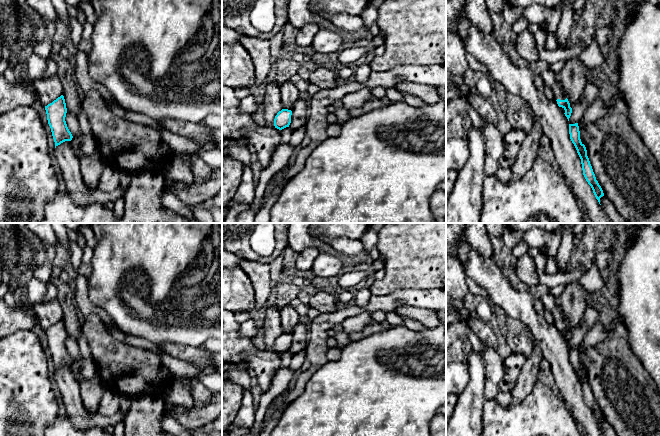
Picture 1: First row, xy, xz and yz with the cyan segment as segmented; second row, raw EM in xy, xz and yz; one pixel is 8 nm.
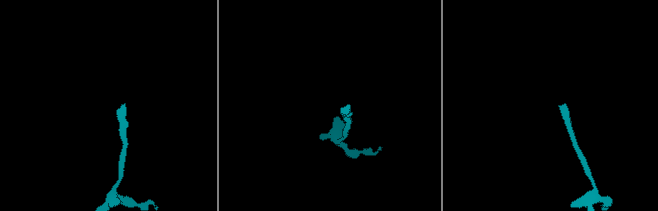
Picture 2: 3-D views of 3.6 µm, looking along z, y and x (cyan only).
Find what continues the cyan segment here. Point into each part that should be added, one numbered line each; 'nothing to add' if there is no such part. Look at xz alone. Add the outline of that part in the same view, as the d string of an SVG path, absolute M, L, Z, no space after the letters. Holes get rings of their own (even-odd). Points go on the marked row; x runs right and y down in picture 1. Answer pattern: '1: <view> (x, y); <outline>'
nothing to add

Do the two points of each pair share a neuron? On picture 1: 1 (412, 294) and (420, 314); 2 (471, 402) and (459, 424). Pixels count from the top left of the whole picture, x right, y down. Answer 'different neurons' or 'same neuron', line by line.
1: different neurons
2: same neuron

